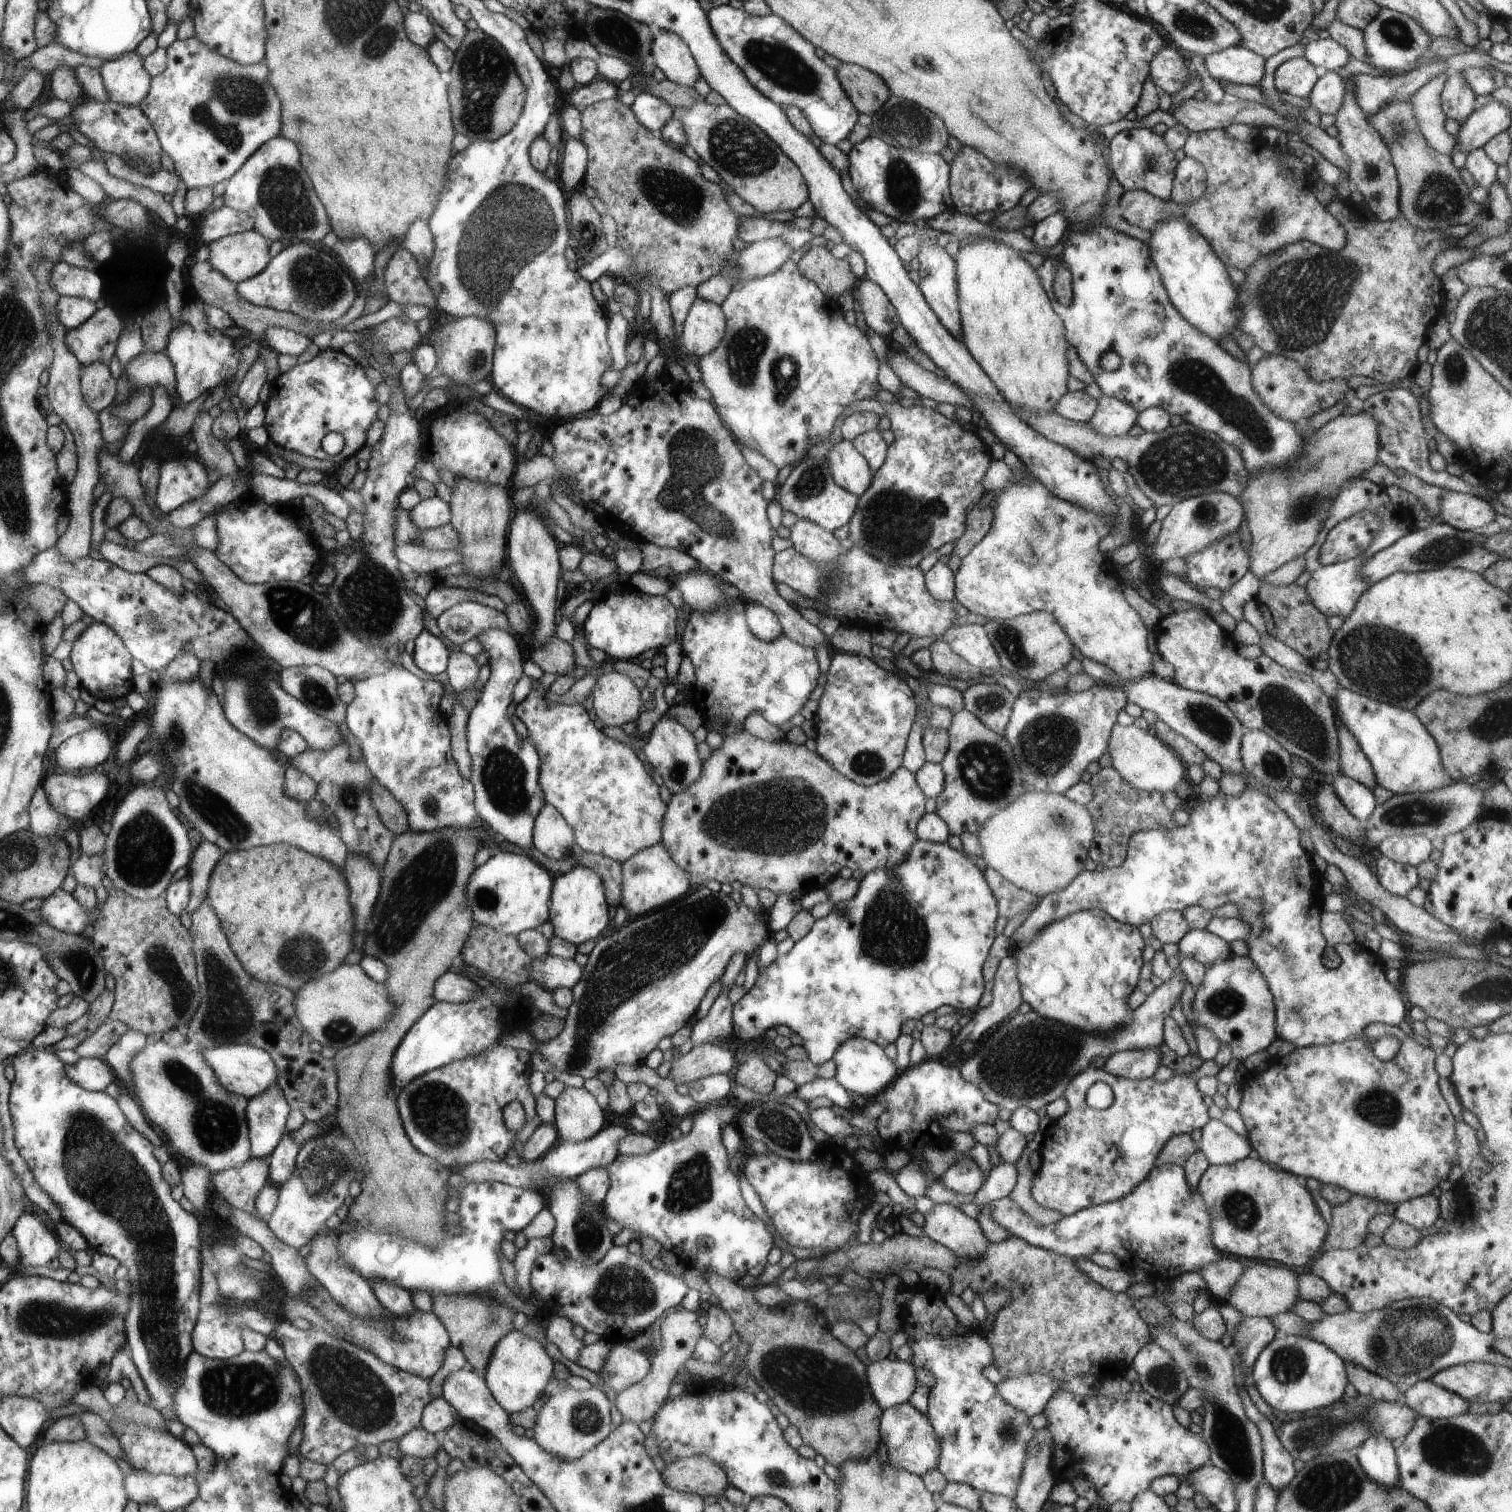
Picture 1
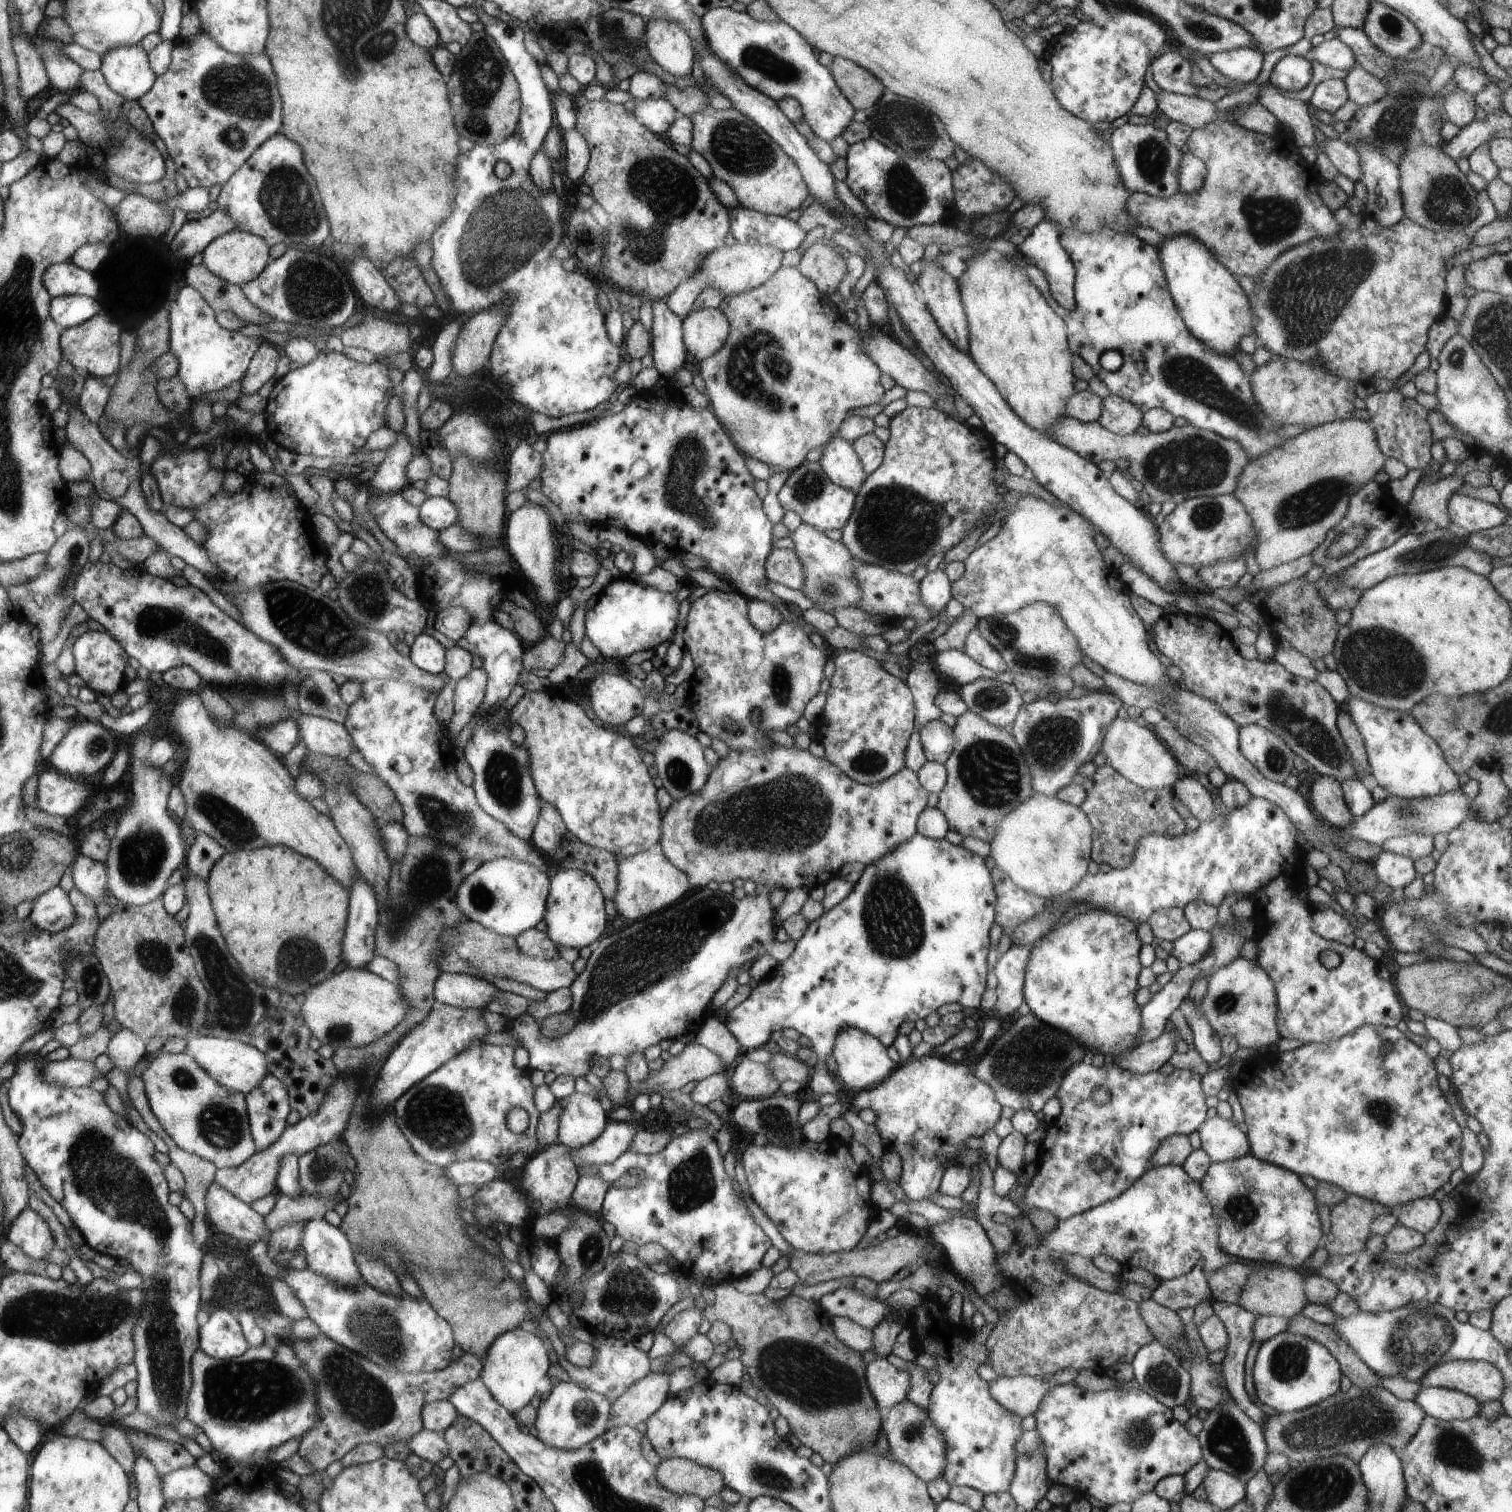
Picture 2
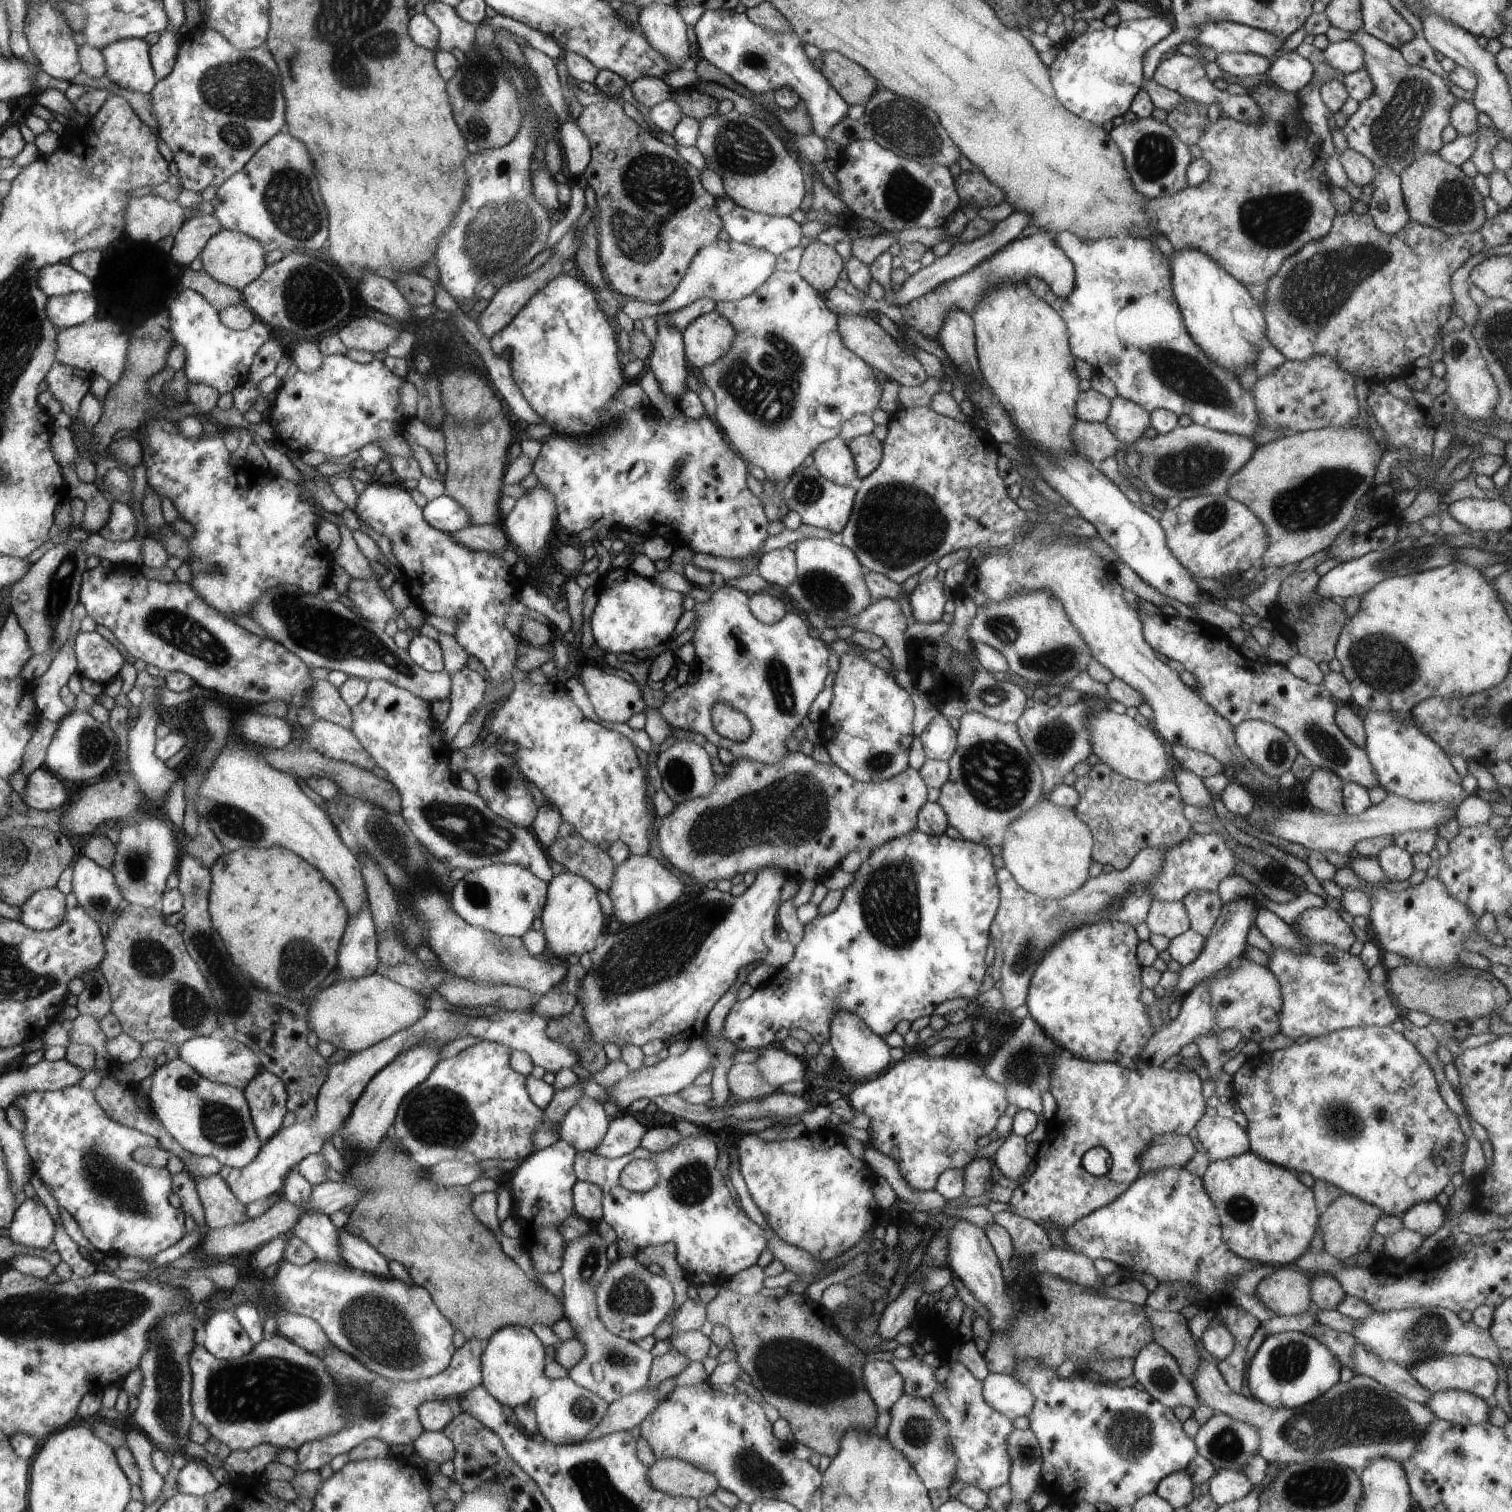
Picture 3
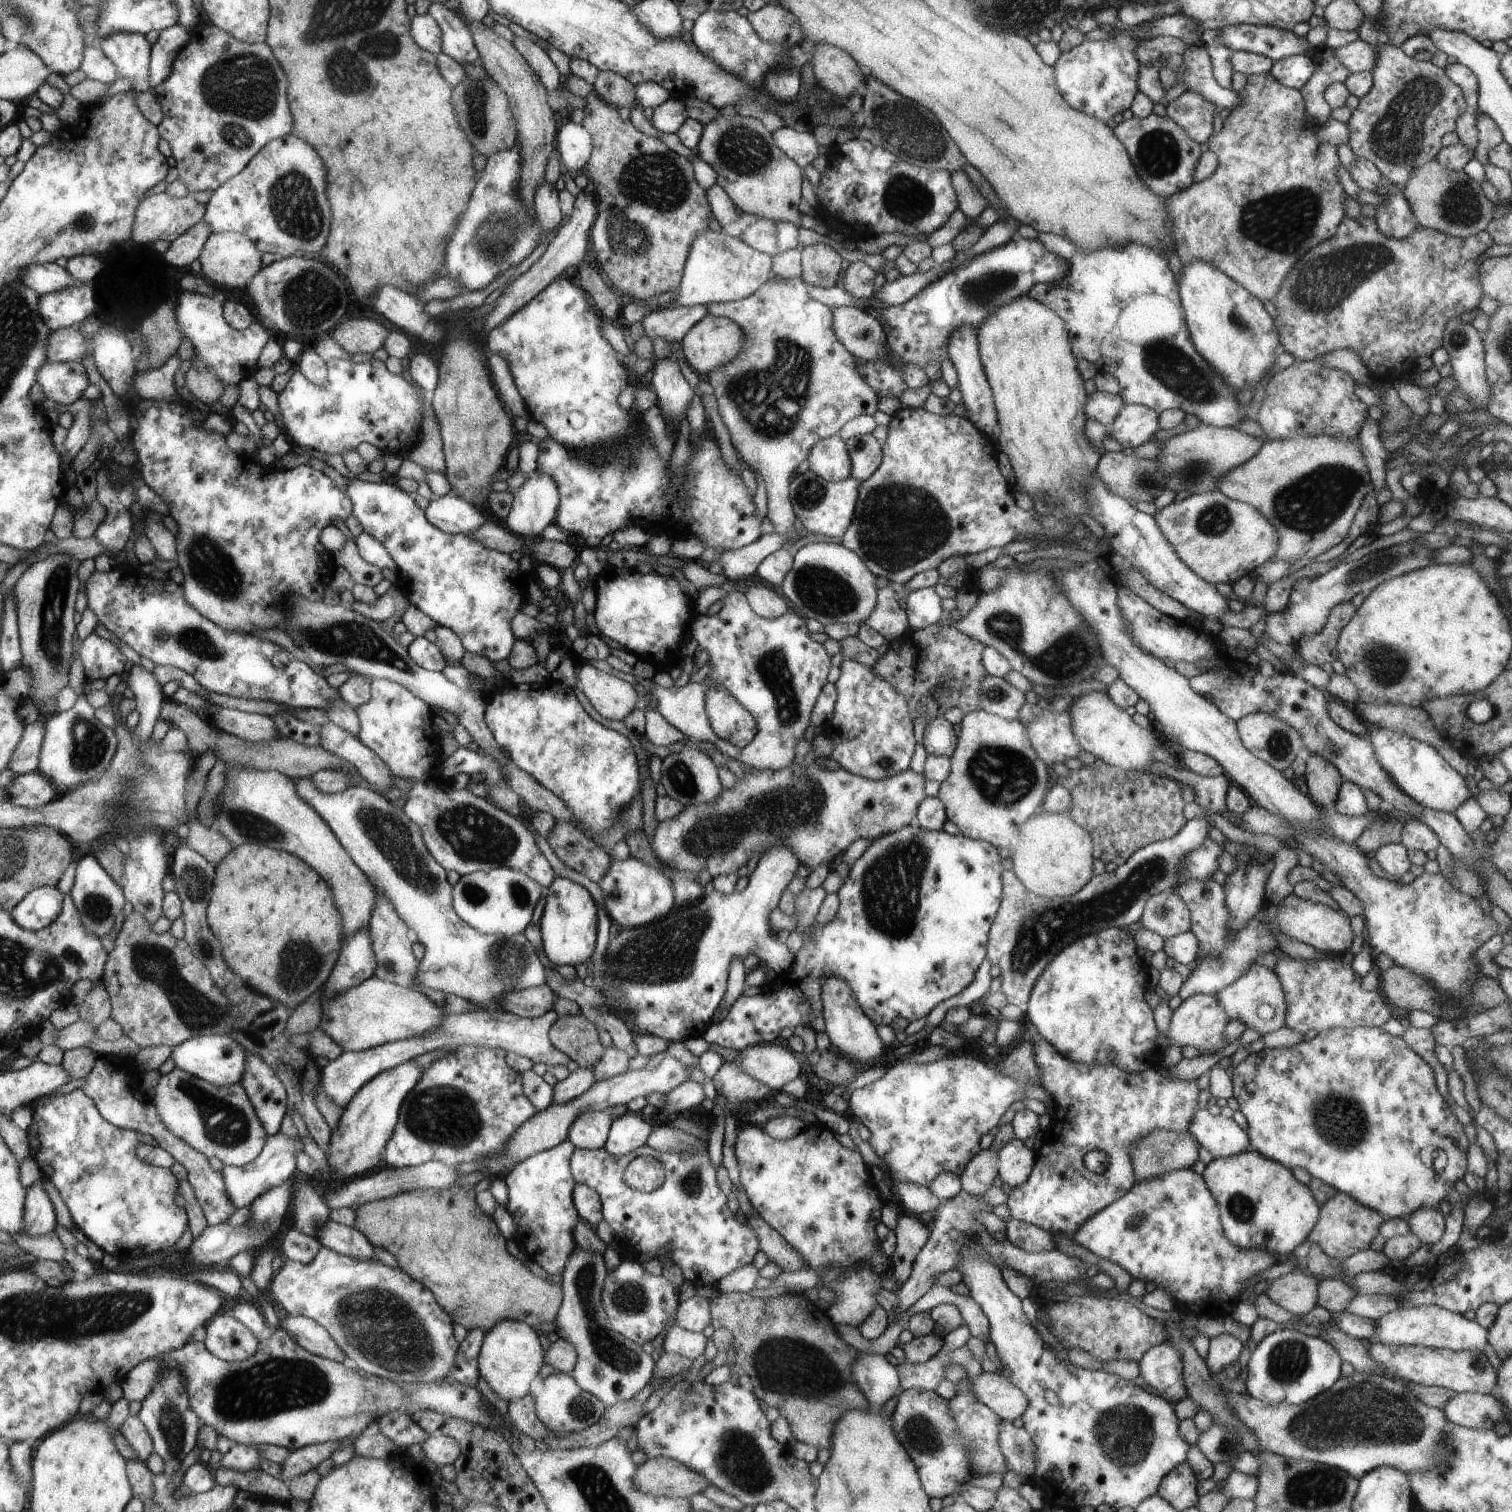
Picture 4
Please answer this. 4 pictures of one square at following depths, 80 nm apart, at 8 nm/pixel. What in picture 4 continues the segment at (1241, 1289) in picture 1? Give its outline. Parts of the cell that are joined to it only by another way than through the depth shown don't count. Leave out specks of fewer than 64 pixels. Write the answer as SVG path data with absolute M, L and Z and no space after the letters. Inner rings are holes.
M1290 1271L1272 1280L1266 1294L1282 1308L1303 1317L1318 1306L1319 1281L1315 1275Z

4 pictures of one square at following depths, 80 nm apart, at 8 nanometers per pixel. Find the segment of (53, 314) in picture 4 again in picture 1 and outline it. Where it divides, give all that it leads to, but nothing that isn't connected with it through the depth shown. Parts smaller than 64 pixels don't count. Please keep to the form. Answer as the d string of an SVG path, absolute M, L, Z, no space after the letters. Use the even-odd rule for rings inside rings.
M60 295L55 306L55 315L59 324L65 326L69 332L84 324L99 308L100 302Z

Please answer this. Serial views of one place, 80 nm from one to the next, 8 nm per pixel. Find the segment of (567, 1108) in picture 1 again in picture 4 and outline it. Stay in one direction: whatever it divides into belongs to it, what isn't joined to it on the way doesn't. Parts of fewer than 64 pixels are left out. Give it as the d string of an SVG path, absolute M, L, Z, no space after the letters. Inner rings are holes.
M588 1111L582 1113L570 1127L567 1139L575 1148L602 1149L611 1128L612 1118L608 1112Z

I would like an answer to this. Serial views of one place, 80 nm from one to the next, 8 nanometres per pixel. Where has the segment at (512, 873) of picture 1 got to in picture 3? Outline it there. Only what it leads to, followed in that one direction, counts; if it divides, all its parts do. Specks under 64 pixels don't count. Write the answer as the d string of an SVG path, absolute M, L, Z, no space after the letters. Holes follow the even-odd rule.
M493 864L468 871L451 890L453 909L472 926L502 935L521 937L541 915L548 900L548 883L518 865Z

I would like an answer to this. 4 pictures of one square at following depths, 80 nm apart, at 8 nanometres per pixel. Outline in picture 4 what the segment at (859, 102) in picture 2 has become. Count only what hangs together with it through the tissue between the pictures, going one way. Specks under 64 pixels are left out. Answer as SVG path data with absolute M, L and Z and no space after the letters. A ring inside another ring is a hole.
M816 43L809 62L818 86L836 97L847 101L854 92L862 92L866 73L853 55L829 44Z

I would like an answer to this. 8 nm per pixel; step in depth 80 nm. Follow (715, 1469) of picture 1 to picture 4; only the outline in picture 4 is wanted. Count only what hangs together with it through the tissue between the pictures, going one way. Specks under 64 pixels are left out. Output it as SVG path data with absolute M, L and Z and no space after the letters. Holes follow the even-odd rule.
M654 1457L639 1466L633 1482L647 1495L686 1499L712 1485L702 1473L674 1459Z

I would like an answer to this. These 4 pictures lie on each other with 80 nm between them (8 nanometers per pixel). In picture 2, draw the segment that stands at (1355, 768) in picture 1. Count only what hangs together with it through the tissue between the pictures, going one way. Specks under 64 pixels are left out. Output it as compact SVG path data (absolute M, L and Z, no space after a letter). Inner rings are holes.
M1340 710L1337 716L1337 727L1339 728L1342 740L1354 757L1356 768L1358 769L1358 777L1362 780L1368 773L1369 764L1367 761L1367 752L1363 736L1355 725L1355 720L1346 712Z

